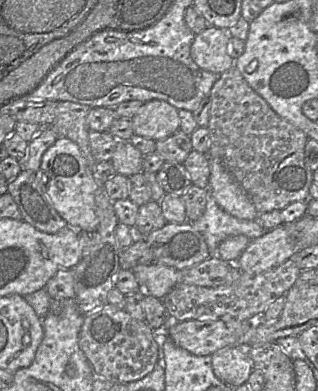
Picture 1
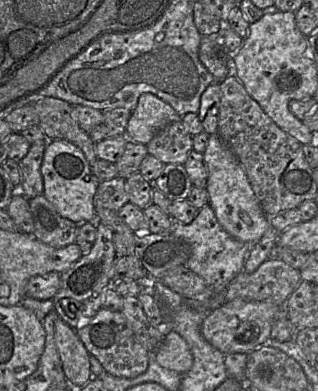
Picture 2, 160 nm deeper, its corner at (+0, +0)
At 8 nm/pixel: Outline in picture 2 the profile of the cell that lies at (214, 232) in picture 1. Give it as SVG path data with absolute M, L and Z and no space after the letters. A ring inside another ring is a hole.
M209 203L203 205L194 220L188 224L172 220L169 232L189 245L190 254L185 266L205 281L202 297L213 297L223 293L229 283L242 272L251 244L230 235L219 224Z

